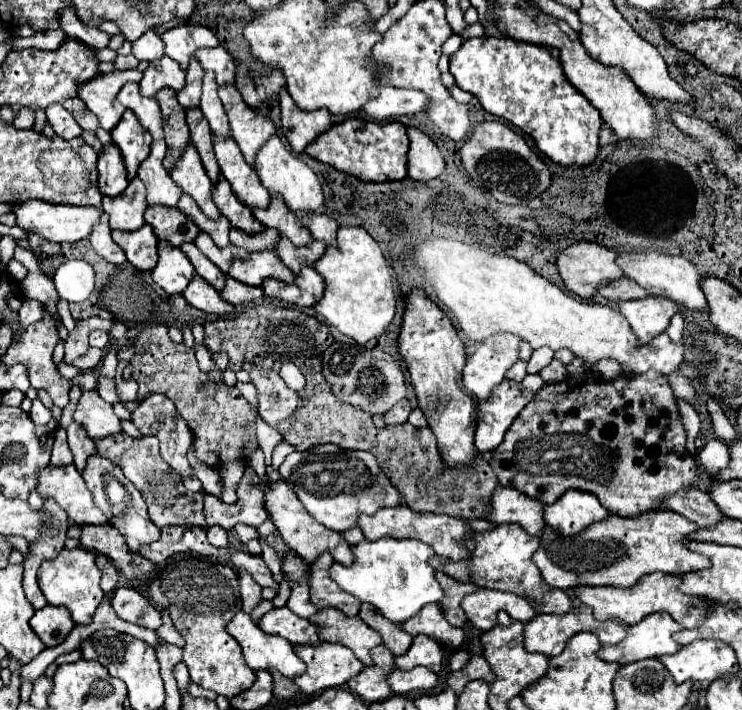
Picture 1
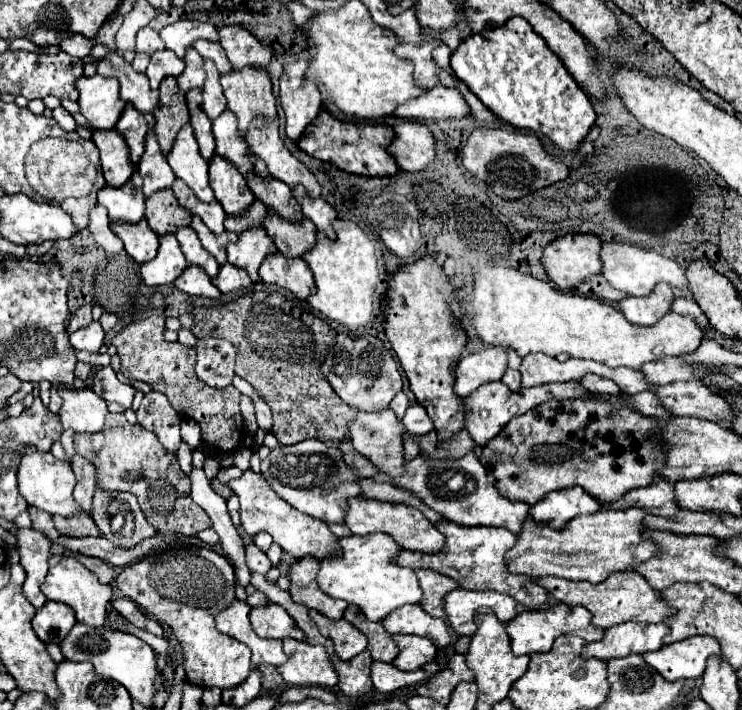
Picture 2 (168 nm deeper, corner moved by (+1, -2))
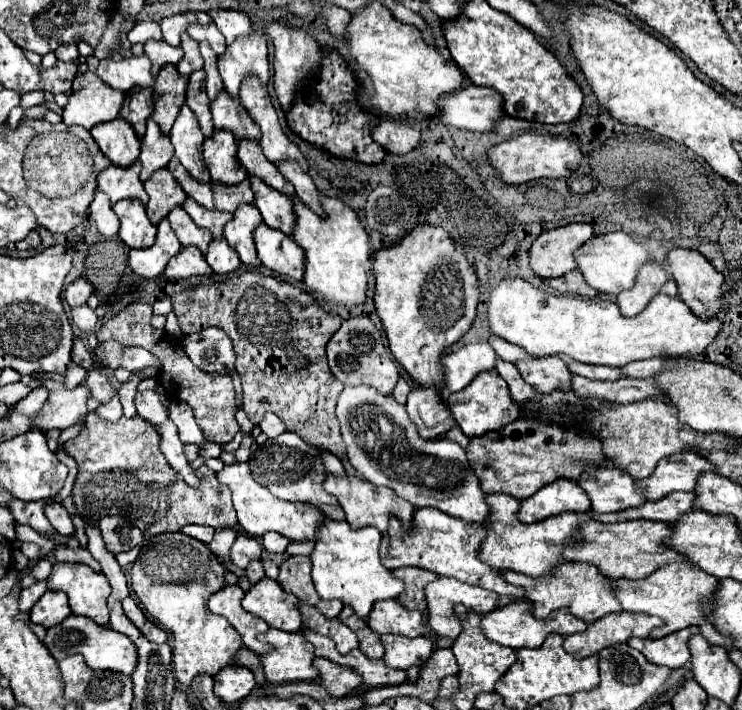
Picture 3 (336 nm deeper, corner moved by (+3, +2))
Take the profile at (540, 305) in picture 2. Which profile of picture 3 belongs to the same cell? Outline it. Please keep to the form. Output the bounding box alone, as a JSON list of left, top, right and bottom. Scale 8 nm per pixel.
[488,278,722,368]

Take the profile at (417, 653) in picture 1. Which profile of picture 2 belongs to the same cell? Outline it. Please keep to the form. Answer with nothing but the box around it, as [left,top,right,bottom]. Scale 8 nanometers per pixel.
[392,634,436,670]

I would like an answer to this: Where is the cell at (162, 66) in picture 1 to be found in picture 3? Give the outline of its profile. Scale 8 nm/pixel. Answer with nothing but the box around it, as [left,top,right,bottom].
[144,40,182,76]

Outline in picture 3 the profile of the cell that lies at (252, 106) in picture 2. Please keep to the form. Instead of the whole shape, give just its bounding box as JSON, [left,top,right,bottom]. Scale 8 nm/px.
[218,28,270,96]

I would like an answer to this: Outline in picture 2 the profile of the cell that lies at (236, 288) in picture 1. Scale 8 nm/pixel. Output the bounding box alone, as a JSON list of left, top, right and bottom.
[212,264,252,294]

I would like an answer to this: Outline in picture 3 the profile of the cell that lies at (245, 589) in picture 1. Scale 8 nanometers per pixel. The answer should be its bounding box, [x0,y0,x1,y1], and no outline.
[154,420,198,486]

